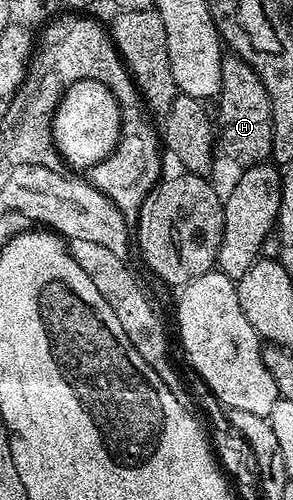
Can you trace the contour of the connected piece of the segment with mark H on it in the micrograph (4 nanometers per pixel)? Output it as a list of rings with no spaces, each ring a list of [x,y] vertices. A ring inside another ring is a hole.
[[[231,53],[225,54],[222,58],[222,85],[220,86],[220,94],[218,102],[215,104],[216,115],[220,118],[220,127],[218,123],[218,147],[224,150],[224,155],[232,163],[237,163],[240,169],[245,169],[252,166],[257,166],[262,162],[271,160],[272,158],[272,106],[270,105],[270,97],[266,93],[266,85],[262,85],[260,74],[256,72],[253,67],[246,61],[242,61],[237,55]]]

